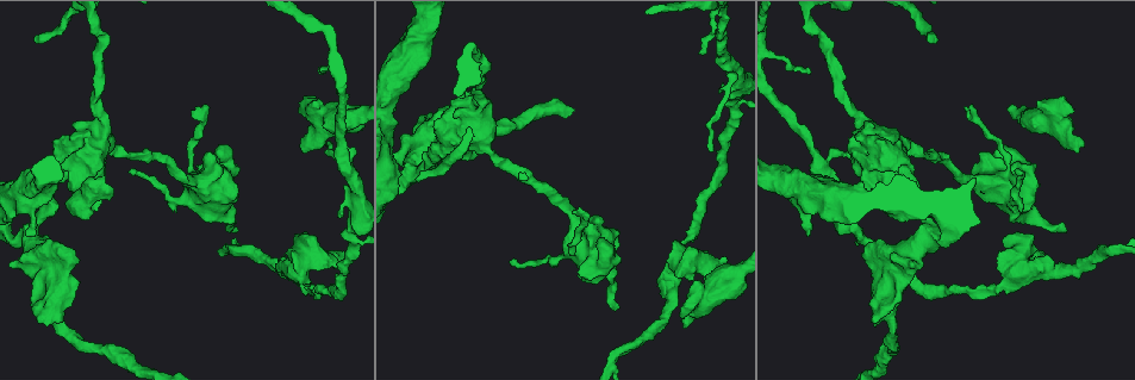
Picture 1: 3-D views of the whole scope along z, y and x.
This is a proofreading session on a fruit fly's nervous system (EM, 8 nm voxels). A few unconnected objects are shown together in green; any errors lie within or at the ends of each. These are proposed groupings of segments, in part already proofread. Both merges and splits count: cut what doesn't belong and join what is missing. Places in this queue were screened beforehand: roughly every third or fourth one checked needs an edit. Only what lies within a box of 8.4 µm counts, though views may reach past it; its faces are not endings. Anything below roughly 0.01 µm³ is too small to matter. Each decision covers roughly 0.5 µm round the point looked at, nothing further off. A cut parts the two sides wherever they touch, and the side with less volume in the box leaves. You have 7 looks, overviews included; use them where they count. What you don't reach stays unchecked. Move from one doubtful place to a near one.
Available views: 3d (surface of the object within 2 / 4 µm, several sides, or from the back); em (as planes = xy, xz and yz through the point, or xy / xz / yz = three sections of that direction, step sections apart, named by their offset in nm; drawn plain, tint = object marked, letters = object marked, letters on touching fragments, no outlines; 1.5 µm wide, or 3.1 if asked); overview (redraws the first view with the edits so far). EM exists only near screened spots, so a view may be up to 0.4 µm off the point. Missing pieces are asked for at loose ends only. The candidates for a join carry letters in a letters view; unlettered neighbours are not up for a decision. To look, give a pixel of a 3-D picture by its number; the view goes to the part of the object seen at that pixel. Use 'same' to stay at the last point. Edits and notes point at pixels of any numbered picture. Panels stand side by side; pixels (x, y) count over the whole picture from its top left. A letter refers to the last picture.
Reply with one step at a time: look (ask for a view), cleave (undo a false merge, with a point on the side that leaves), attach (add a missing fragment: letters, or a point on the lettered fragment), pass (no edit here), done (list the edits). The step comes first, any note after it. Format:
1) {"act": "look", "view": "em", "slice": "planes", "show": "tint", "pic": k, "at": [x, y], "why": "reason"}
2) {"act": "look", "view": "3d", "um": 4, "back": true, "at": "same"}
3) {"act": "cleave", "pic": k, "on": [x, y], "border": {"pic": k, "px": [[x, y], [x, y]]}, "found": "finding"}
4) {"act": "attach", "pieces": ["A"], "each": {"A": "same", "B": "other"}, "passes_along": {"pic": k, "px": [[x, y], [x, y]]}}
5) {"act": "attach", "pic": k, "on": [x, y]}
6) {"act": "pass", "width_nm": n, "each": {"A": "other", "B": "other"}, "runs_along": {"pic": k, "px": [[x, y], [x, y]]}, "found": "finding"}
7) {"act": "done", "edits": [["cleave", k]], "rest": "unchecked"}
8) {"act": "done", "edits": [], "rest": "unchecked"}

{"act": "look", "view": "3d", "um": 4, "pic": 1, "at": [615, 309], "why": "an open end"}

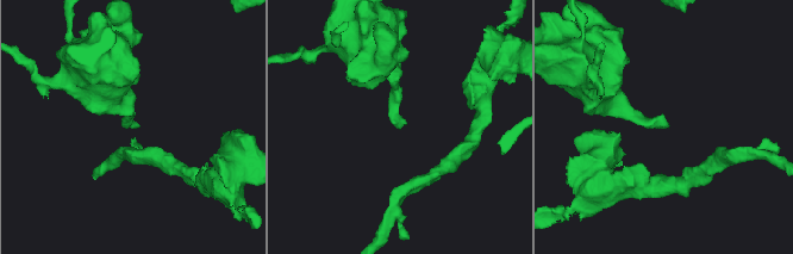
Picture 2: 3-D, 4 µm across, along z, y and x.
{"act": "look", "view": "em", "slice": "planes", "show": "tint", "pic": 2, "at": [399, 127], "why": "need the tissue"}

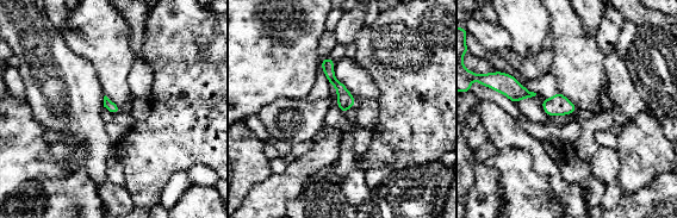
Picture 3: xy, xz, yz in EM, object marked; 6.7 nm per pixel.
{"act": "look", "view": "em", "slice": "planes", "show": "letters", "at": "same", "why": "what lies round it"}

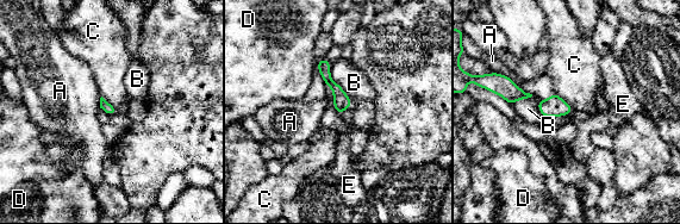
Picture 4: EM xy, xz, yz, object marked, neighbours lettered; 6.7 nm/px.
{"act": "pass", "each": {"A": "other", "B": "other", "C": "other", "D": "other", "E": "other"}, "border": {"pic": 4, "px": [[554, 92], [573, 107]]}, "found": "none of them fits"}

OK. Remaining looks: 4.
{"act": "look", "view": "em", "slice": "yz", "step": 4, "show": "letters", "pic": 1, "at": [870, 139], "why": "stops while still wide"}

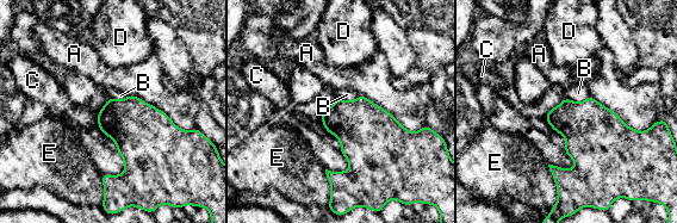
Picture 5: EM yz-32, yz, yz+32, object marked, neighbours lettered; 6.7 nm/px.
{"act": "look", "view": "em", "slice": "planes", "show": "letters", "at": "same", "why": "another direction"}

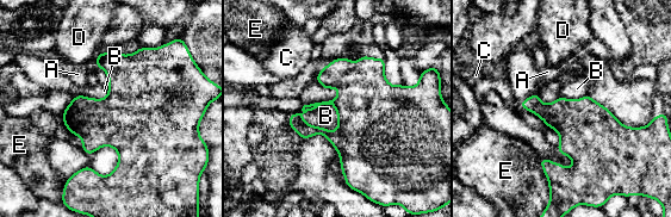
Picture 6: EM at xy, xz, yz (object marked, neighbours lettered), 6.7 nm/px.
{"act": "pass", "width_nm": 280, "each": {"A": "other", "B": "other", "C": "other", "D": "other", "E": "other"}, "found": "none of them fits"}

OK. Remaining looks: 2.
{"act": "look", "view": "3d", "um": 4, "back": true, "pic": 1, "at": [807, 235]}

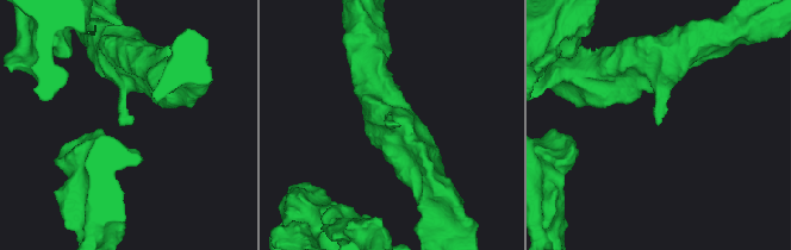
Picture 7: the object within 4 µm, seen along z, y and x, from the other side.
{"act": "look", "view": "em", "slice": "planes", "show": "letters", "pic": 7, "at": [122, 124], "why": "need the tissue"}

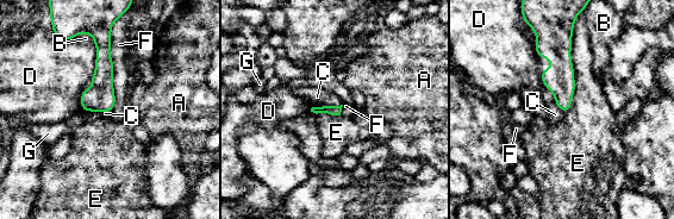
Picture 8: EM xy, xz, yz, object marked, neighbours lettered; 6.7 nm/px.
{"act": "attach", "pieces": ["C"], "each": {"A": "other", "B": "other", "C": "same", "D": "other", "E": "other", "F": "other", "G": "other"}, "passes_along": {"pic": 8, "px": [[330, 110], [325, 105], [317, 97]]}, "found": "it goes on there"}

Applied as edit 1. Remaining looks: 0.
{"act": "done", "edits": [["attach", 8]], "rest": "unchecked"}

